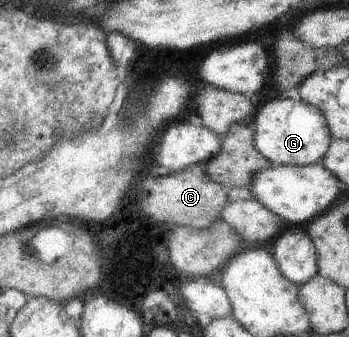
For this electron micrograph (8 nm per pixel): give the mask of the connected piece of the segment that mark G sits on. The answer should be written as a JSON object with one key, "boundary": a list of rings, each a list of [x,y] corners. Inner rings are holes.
{"boundary":[[[300,98],[272,99],[257,108],[250,125],[253,127],[253,144],[270,163],[282,165],[310,165],[321,162],[329,148],[328,124],[319,108]]]}

